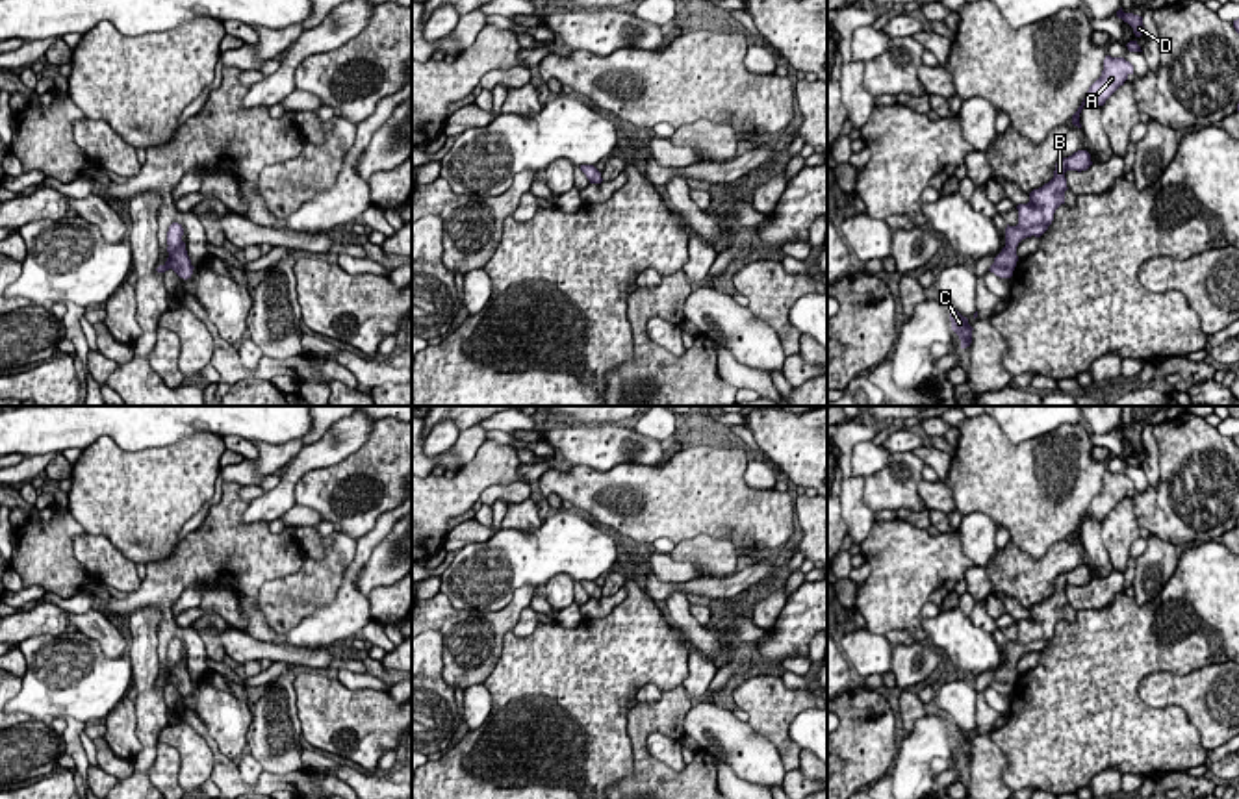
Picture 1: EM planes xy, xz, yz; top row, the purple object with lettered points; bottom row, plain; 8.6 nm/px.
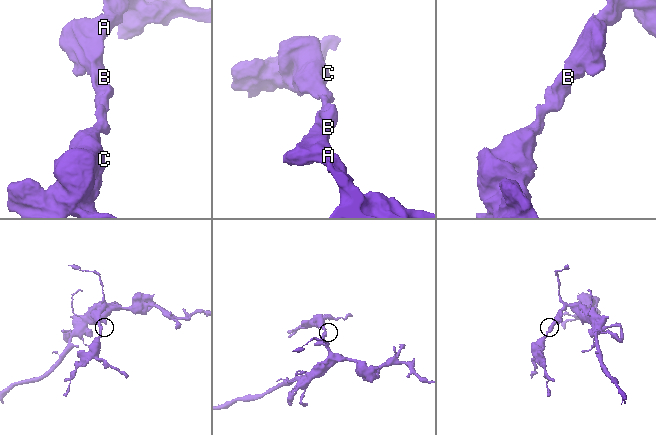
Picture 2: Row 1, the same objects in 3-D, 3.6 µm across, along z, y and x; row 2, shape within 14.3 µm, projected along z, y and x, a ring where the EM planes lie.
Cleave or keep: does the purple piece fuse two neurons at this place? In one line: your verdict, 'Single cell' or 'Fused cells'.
Single cell

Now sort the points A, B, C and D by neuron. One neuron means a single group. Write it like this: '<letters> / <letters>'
A B C D

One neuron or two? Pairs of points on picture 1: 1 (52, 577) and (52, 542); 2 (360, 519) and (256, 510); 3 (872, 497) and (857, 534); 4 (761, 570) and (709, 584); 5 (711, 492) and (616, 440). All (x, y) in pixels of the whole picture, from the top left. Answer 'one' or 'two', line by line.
1: one
2: two
3: two
4: one
5: two

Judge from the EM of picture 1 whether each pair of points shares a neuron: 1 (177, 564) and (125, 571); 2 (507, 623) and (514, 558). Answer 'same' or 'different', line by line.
1: different
2: different

